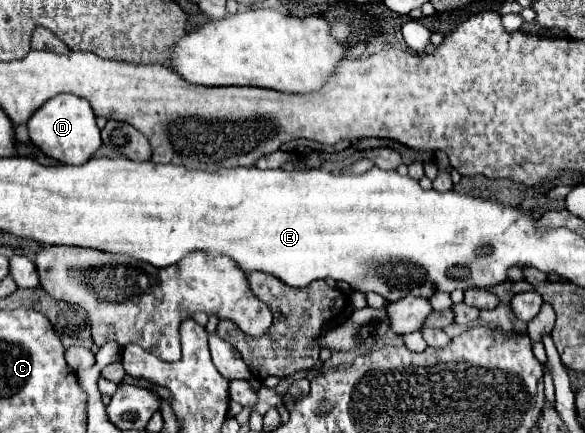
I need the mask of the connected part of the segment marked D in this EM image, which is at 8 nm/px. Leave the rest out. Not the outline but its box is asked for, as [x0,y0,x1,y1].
[28,95,102,165]

